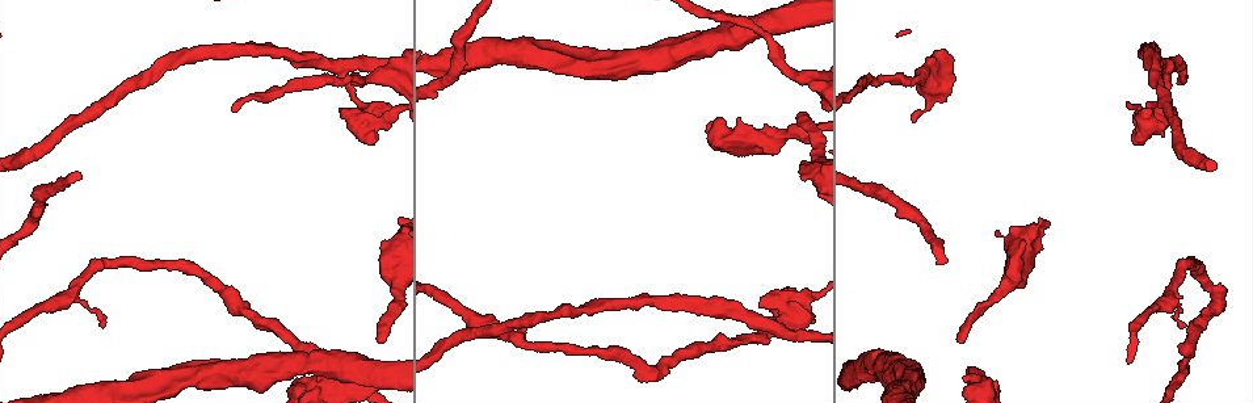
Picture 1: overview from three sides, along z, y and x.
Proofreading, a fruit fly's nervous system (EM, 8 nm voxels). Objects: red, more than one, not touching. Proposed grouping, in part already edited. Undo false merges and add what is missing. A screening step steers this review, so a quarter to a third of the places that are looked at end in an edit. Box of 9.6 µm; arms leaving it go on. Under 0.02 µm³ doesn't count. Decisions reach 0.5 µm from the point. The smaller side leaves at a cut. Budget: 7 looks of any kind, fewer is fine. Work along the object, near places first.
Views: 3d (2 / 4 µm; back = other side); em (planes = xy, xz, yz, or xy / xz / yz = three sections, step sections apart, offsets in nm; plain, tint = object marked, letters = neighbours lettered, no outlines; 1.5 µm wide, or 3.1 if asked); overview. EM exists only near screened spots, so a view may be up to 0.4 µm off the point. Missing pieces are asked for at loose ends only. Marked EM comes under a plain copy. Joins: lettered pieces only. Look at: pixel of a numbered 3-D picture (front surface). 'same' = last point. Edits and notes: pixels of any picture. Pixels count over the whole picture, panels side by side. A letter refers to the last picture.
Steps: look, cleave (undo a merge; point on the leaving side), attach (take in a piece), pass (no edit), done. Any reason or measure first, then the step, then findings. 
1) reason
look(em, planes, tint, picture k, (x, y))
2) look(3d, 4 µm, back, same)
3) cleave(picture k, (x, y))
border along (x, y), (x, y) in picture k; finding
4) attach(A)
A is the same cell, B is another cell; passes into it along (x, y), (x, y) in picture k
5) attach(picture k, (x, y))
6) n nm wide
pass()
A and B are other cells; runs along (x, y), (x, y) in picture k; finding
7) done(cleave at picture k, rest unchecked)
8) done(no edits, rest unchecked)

branch stops here
look(3d, 2 µm, picture 1, (382, 343))

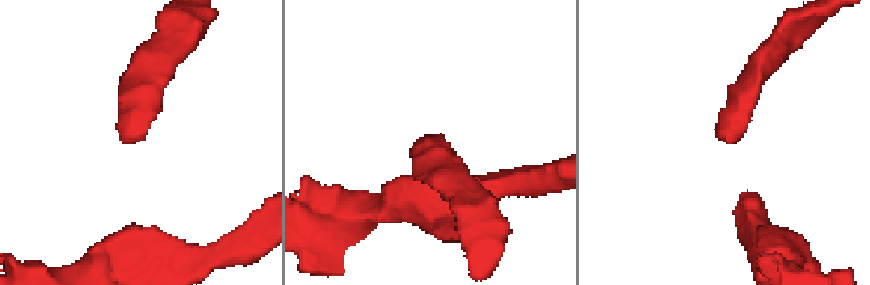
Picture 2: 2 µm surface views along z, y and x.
look(em, xz, step 8, tint, picture 2, (421, 144))

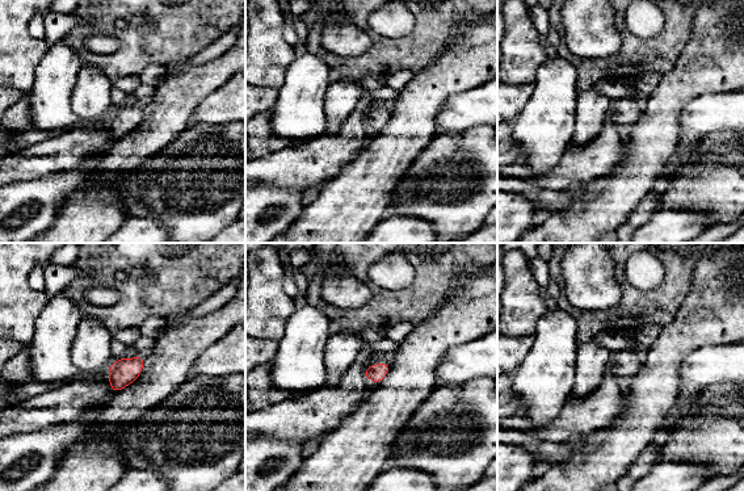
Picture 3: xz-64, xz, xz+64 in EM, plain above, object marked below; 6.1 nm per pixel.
look(em, planes, letters, same)

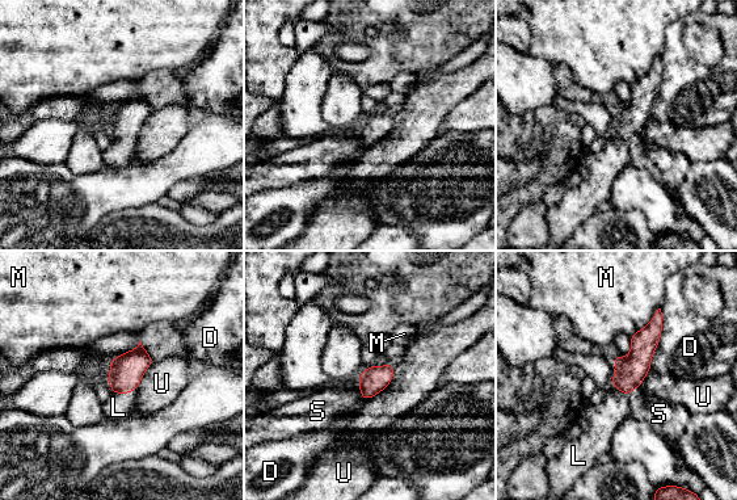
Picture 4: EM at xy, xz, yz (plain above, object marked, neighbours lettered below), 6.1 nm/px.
D touches over 380 nm
attach(L)
L is the same cell, D, M, S and U are other cells; passes into it along (126, 372), (123, 393), (118, 407) in picture 4; it goes on there

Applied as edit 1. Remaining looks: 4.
thick end
look(3d, 4 µm, picture 1, (374, 142))

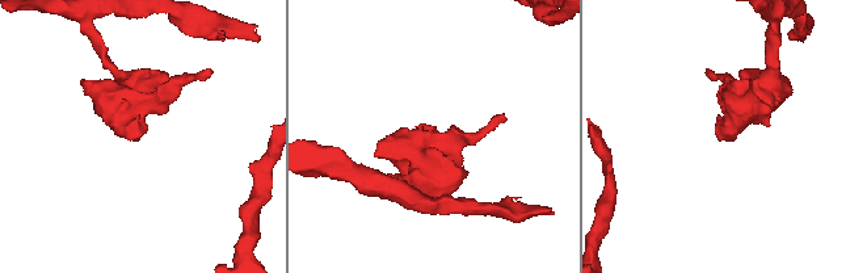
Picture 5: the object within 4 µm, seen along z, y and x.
now the EM
look(em, planes, letters, picture 5, (719, 135))

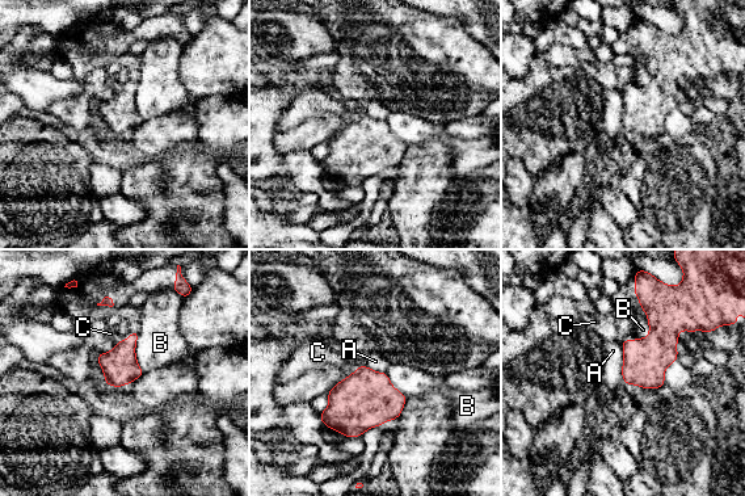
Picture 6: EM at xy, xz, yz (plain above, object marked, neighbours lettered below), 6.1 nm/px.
pass()
A, B and C are other cells; border along (621, 343), (623, 381) in picture 6; no lettered piece goes on from it

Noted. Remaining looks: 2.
done(attach at picture 4, rest unchecked)

